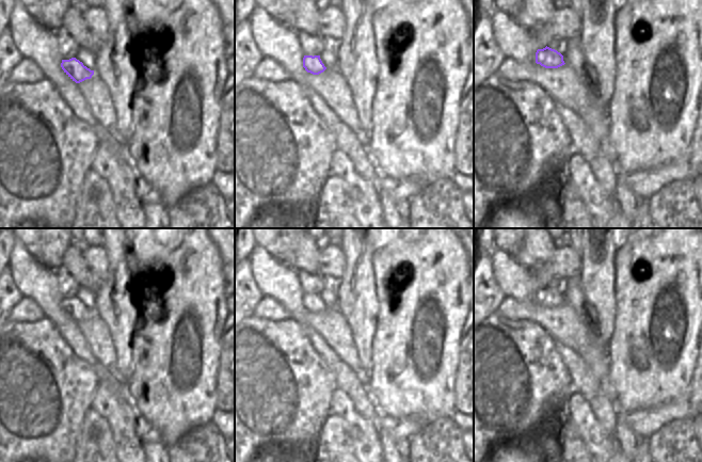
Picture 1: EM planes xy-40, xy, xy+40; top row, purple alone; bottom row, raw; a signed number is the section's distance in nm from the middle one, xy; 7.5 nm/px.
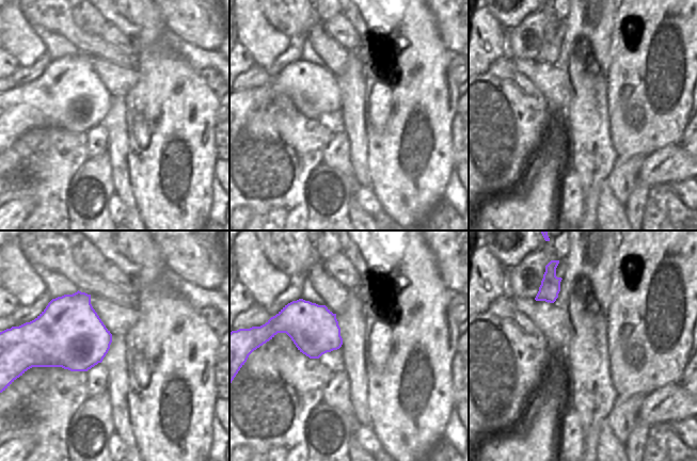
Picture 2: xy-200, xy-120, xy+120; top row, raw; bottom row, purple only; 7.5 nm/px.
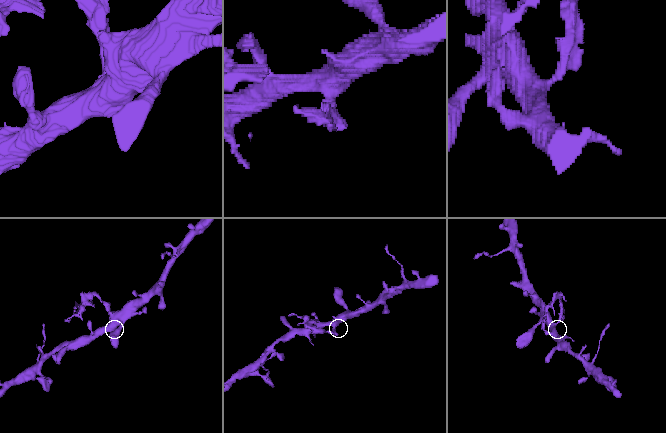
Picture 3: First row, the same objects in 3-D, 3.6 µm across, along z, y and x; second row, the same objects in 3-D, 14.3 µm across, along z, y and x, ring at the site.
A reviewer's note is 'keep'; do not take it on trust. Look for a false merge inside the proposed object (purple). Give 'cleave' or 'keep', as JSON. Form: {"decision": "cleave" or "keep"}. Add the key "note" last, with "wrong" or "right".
{"decision": "cleave", "note": "wrong"}

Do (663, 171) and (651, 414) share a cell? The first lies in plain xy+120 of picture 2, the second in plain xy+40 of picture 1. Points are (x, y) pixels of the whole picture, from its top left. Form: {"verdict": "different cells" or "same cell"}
{"verdict": "same cell"}

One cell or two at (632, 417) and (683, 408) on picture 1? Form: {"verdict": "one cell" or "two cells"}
{"verdict": "one cell"}

